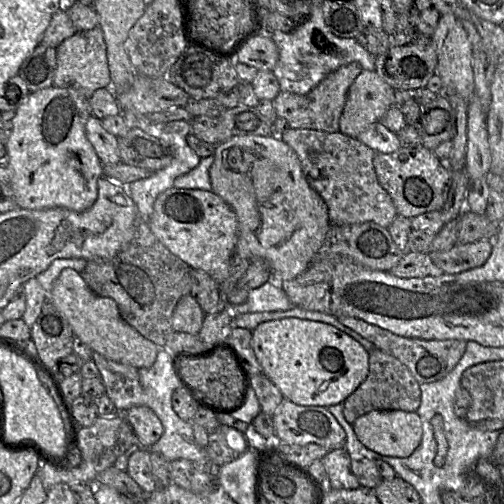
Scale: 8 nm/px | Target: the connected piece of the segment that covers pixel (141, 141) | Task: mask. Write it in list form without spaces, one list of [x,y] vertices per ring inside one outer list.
[[[131,128],[125,136],[117,138],[120,162],[123,164],[156,172],[173,160],[173,150],[168,143],[140,128]]]

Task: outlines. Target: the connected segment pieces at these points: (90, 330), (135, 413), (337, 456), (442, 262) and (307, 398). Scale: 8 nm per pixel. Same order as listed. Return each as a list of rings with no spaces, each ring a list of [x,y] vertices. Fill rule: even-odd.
[[[64,268],[54,281],[48,300],[67,320],[74,335],[93,352],[136,368],[149,368],[154,364],[160,347],[142,336],[121,317],[117,303],[113,299],[94,293],[79,272]]]
[[[146,405],[133,406],[119,411],[132,427],[138,444],[150,448],[163,434],[163,425],[155,412]]]
[[[344,448],[328,451],[320,460],[329,478],[329,489],[352,490],[360,487],[351,472],[350,460]]]
[[[492,240],[458,244],[446,251],[431,251],[430,258],[443,273],[454,274],[483,265],[492,251]]]
[[[297,318],[262,322],[251,331],[251,347],[263,375],[277,387],[283,399],[299,406],[330,407],[343,403],[368,374],[368,352],[347,334],[321,322]]]

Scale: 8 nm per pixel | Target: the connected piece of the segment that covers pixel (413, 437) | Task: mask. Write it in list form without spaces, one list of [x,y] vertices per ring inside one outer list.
[[[371,411],[358,417],[351,426],[363,446],[392,458],[409,457],[419,446],[422,437],[422,423],[416,412]]]

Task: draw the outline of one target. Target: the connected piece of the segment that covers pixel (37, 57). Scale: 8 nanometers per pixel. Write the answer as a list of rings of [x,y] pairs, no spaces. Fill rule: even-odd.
[[[41,43],[22,63],[18,75],[25,81],[30,92],[53,85],[56,68],[56,48]]]

